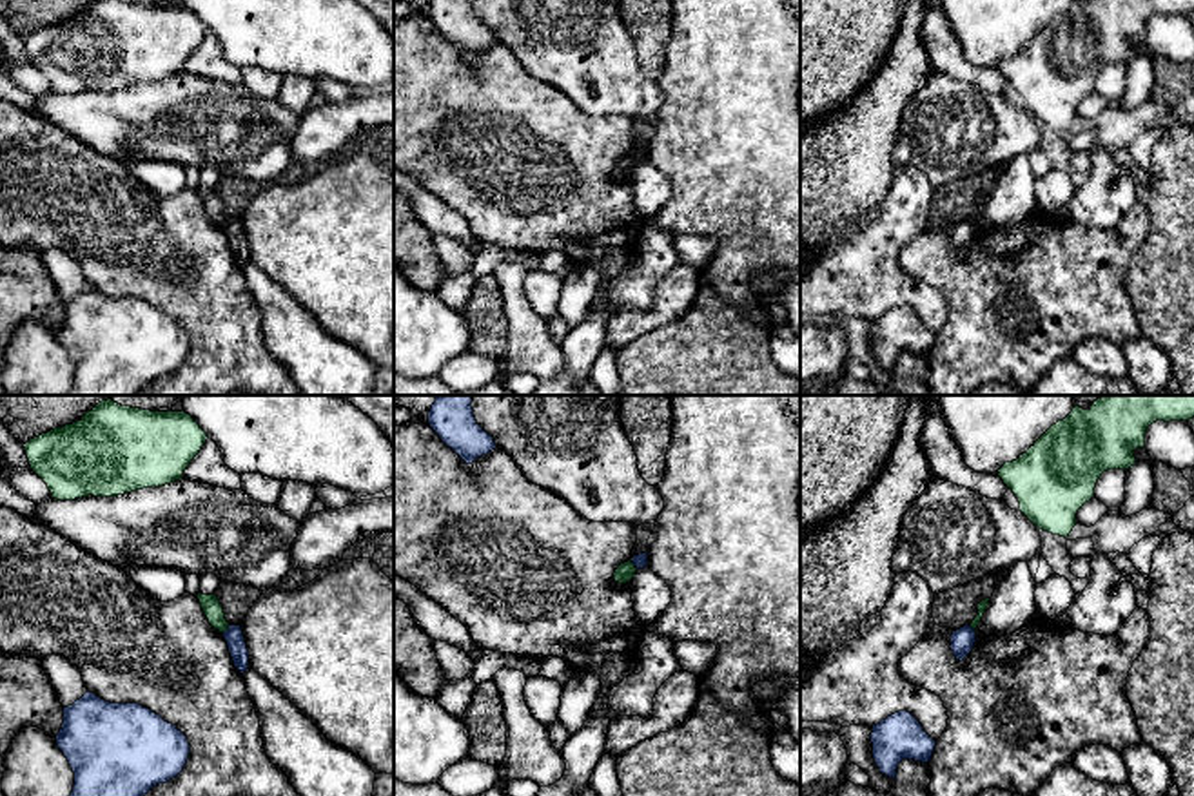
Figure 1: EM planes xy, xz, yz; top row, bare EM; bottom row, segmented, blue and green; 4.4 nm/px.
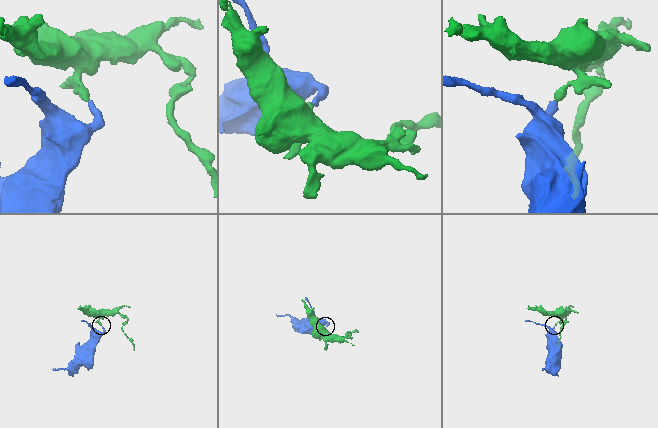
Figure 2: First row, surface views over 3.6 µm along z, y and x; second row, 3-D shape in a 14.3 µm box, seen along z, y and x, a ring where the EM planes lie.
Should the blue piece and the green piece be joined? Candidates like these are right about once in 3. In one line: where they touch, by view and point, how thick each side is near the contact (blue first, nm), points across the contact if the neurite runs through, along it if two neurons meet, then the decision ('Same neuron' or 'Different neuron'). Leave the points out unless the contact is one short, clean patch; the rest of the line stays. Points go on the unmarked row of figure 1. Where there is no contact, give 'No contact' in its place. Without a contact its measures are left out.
Touches blue at xz (634, 156). Thickness 60 nm (blue) against 80 nm. Boundary: xz (630, 155), (637, 162). Different neuron

